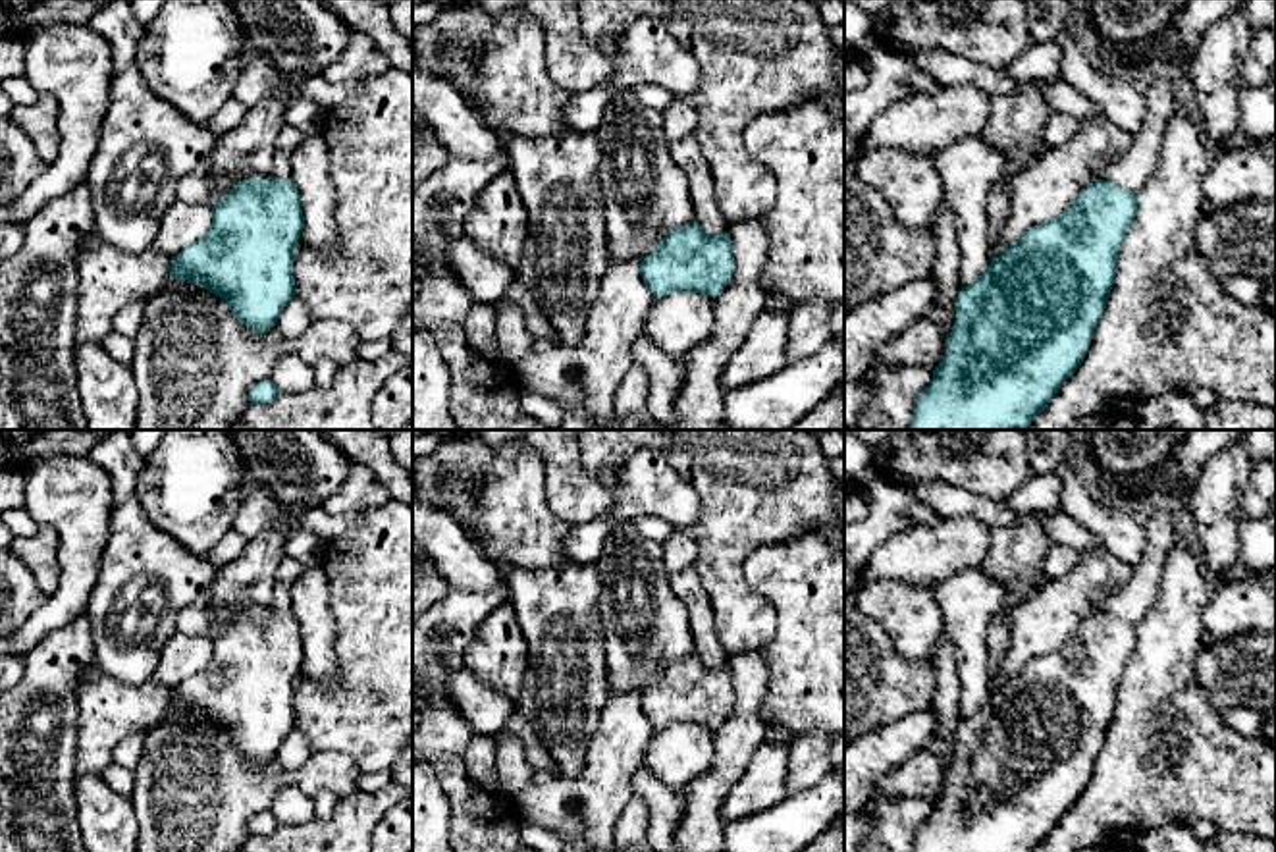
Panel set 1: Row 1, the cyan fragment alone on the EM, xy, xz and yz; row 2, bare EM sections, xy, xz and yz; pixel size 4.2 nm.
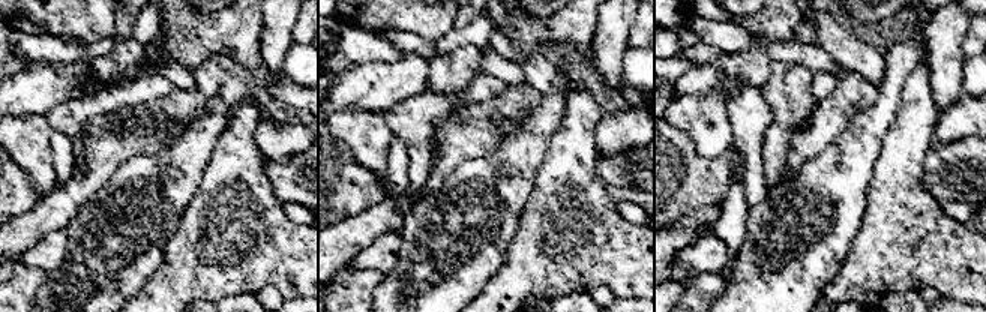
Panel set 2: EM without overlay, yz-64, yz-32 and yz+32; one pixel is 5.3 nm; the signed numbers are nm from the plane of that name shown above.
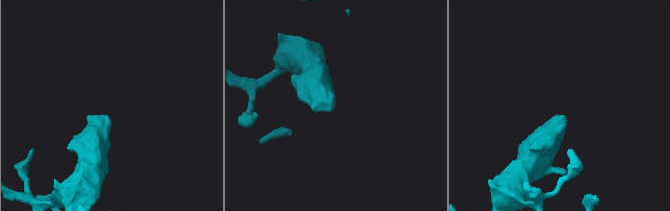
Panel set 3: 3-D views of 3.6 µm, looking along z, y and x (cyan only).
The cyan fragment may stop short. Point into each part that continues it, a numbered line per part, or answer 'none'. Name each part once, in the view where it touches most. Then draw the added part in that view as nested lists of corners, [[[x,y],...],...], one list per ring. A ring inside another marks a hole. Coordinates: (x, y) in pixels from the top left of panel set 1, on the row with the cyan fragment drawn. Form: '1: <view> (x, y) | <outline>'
1: yz (1136, 168) | [[[1166,77],[1155,79],[1145,93],[1145,120],[1131,146],[1101,172],[1101,179],[1139,195],[1156,173],[1164,129],[1174,106],[1174,83]]]

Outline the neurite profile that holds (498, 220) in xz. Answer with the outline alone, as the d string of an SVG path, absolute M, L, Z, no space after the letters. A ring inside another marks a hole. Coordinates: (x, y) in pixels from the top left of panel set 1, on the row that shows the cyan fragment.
M499 173L470 204L465 237L517 268L528 239L528 212L513 173Z

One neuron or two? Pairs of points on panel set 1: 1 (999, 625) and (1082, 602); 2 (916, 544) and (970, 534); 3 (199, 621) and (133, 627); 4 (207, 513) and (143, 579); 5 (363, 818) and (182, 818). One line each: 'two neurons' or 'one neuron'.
1: two neurons
2: one neuron
3: two neurons
4: two neurons
5: two neurons

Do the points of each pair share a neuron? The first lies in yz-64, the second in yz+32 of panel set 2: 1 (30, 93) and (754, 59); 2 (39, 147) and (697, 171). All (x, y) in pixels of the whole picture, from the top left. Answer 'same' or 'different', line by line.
1: same
2: different

